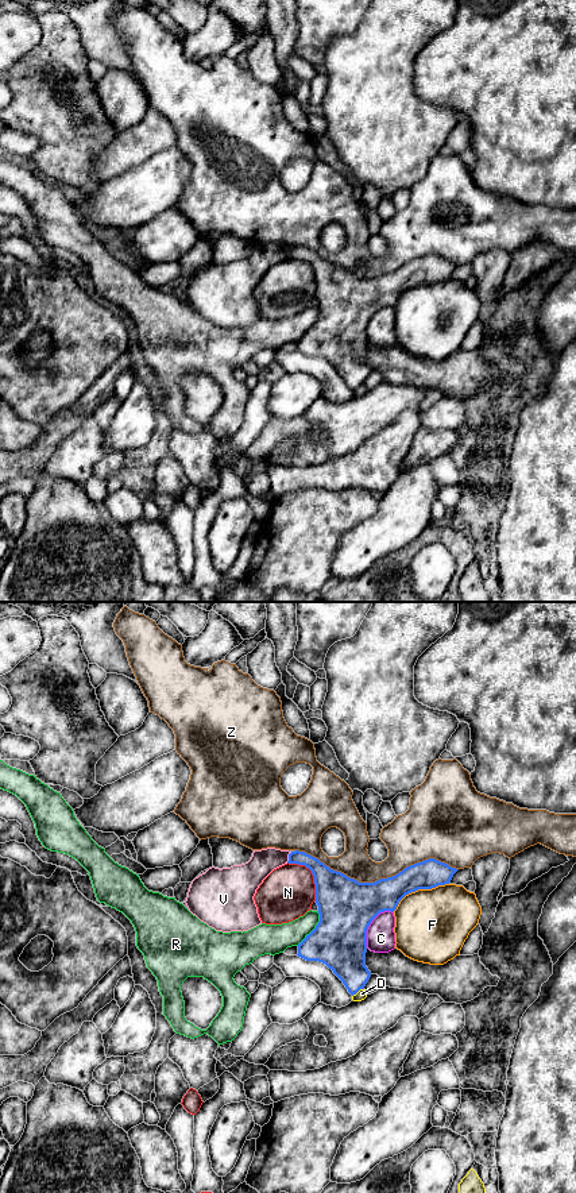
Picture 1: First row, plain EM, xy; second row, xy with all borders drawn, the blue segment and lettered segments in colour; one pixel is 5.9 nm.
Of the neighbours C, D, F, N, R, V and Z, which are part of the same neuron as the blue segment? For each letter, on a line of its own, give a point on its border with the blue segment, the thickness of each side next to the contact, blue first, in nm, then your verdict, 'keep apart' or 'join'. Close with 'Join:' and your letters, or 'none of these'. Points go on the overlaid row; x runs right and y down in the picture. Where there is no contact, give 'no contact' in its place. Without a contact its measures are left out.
C: meets blue in xy at (371, 922); 340 nm thick on the blue side, 180 nm on the other; keep apart
D: meets blue in xy at (358, 991); 260 nm thick on the blue side, 60 nm on the other; keep apart
F: meets blue in xy at (418, 888); 190 nm thick on the blue side, 440 nm on the other; keep apart
N: meets blue in xy at (313, 875); 320 nm thick on the blue side, 320 nm on the other; keep apart
R: meets blue in xy at (314, 929); 340 nm thick on the blue side, 180 nm on the other; keep apart
V: meets blue in xy at (289, 857); 130 nm thick on the blue side, 160 nm on the other; keep apart
Z: meets blue in xy at (377, 881); 340 nm thick on the blue side, 190 nm on the other; keep apart
Join: none of these

